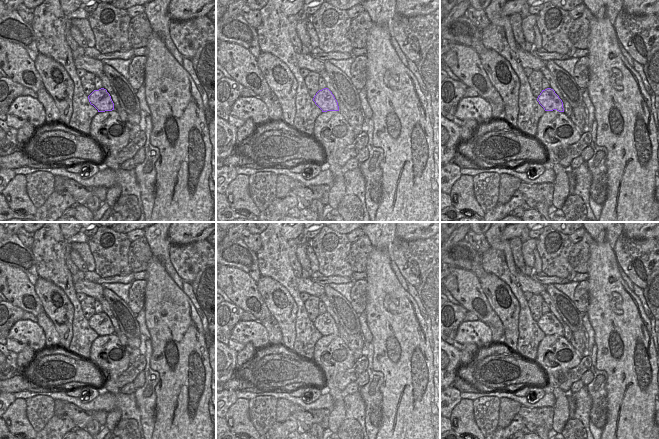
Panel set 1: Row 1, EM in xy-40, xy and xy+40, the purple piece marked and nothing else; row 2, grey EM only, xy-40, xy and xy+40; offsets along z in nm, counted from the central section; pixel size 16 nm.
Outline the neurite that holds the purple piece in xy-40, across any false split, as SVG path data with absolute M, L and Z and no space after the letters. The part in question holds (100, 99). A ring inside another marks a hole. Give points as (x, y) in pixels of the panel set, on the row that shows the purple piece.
M104 88L94 90L88 96L88 99L90 104L93 105L98 110L98 112L114 110L114 103L111 99L111 96Z

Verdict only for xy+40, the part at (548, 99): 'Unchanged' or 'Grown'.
Unchanged.

